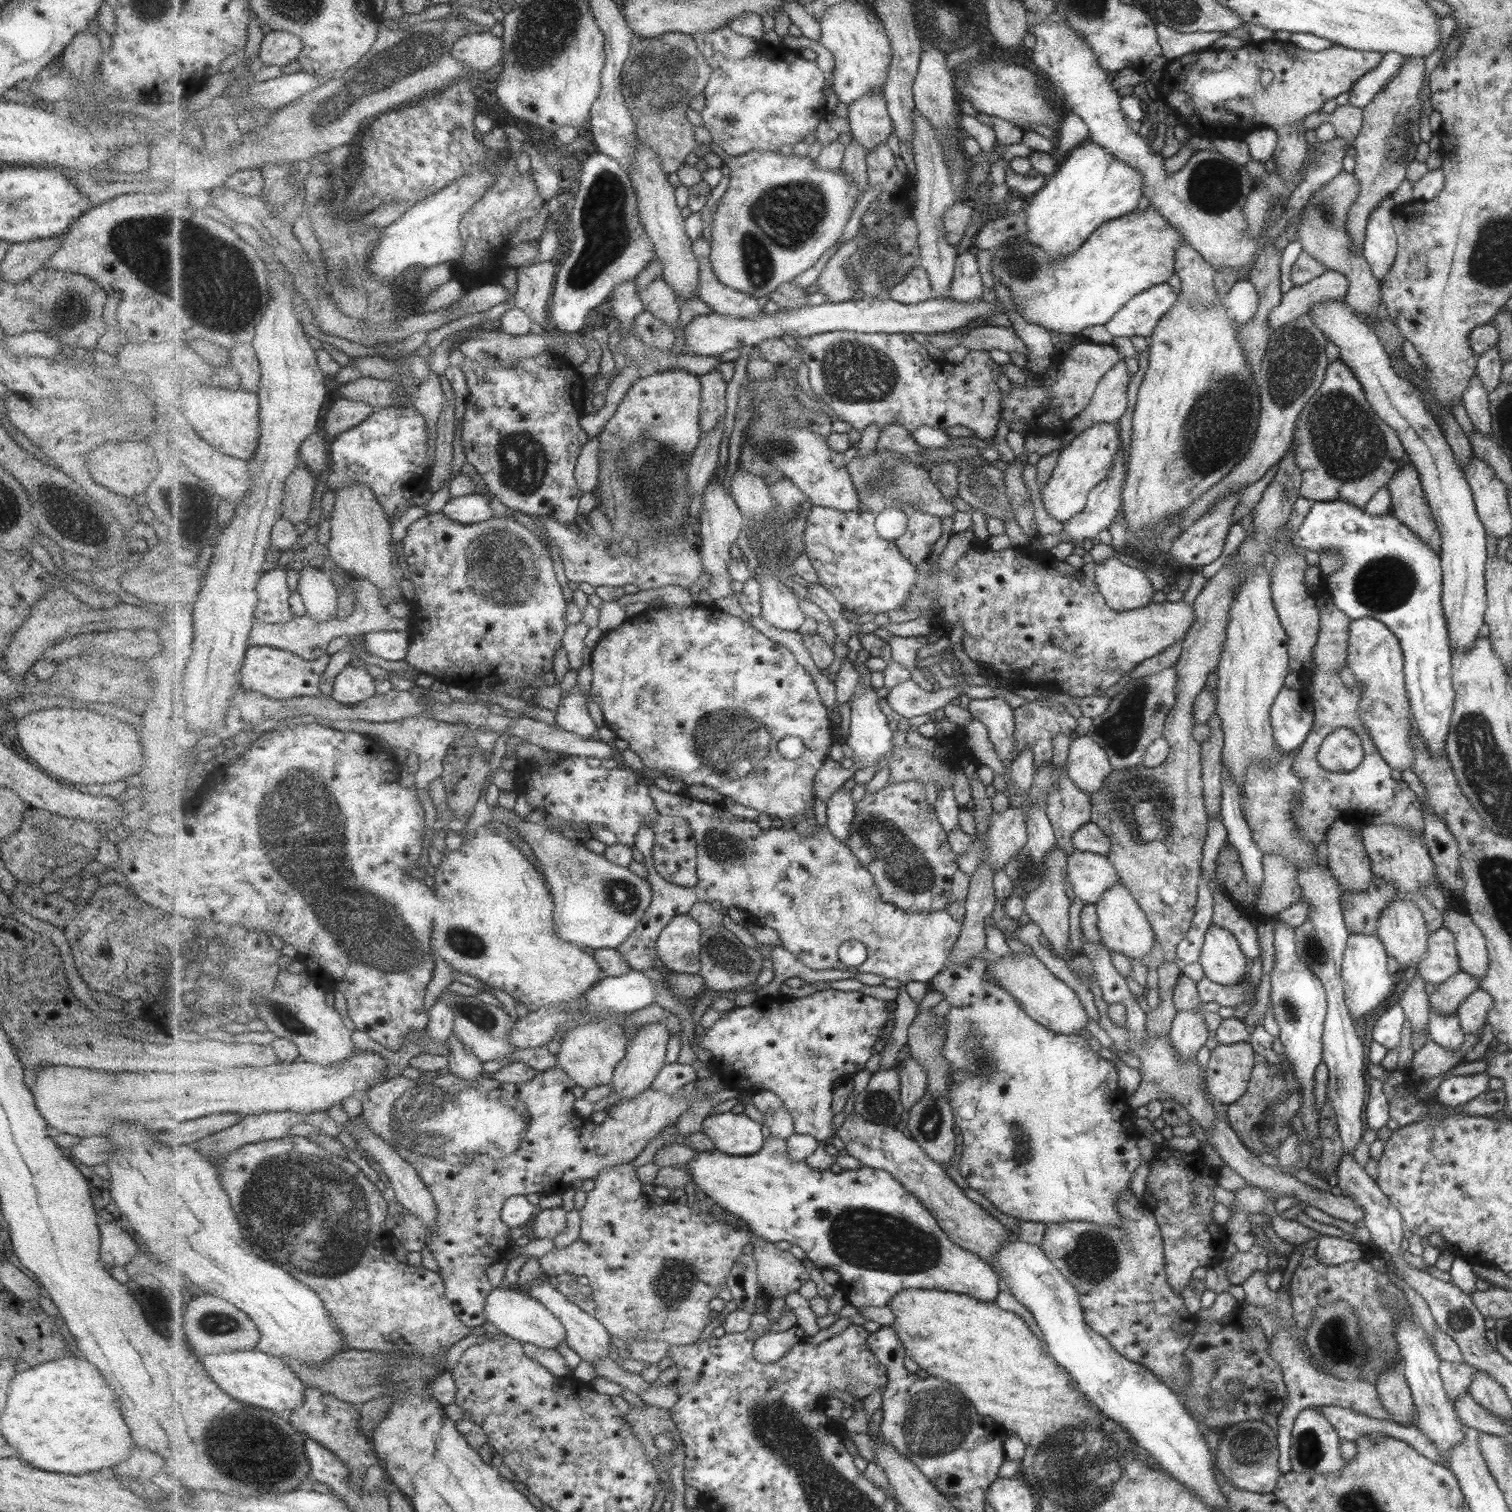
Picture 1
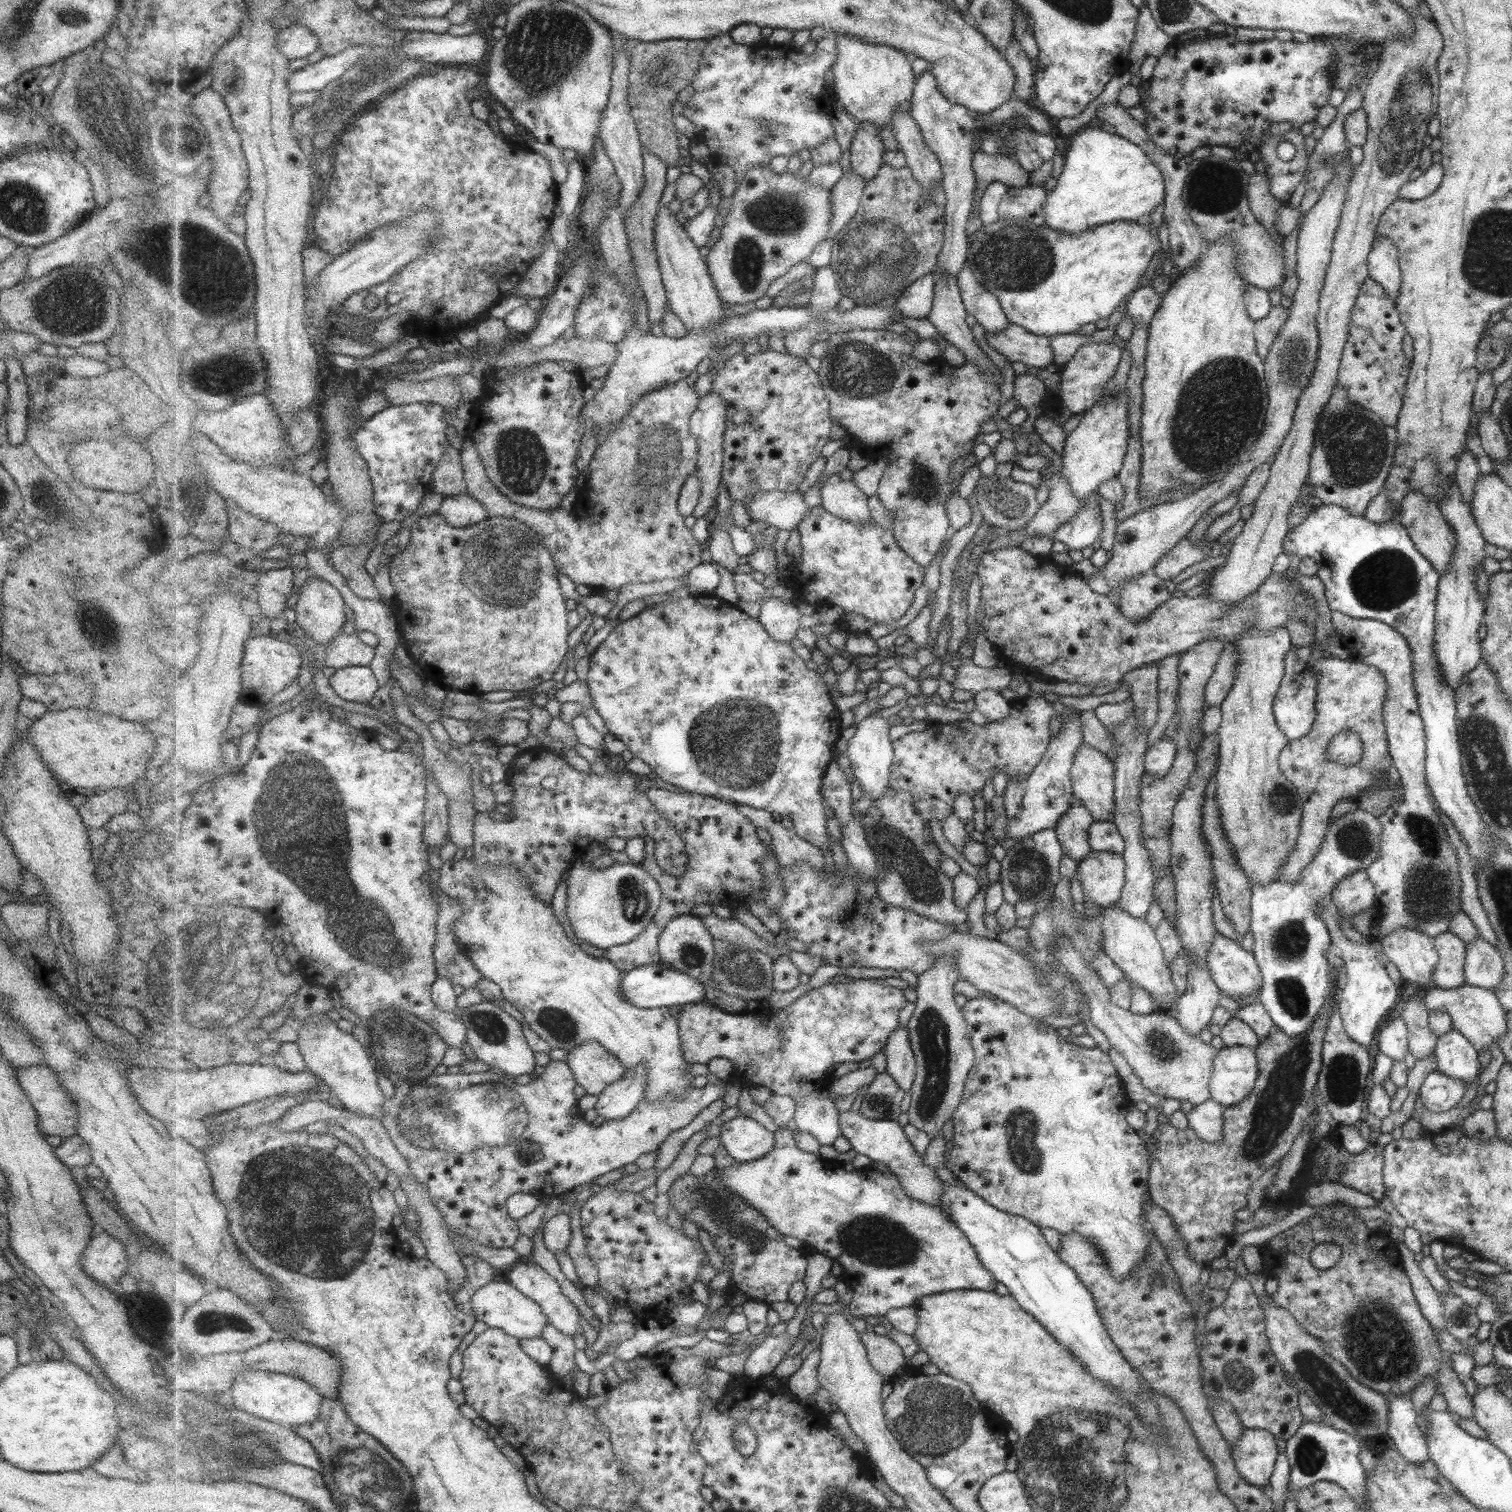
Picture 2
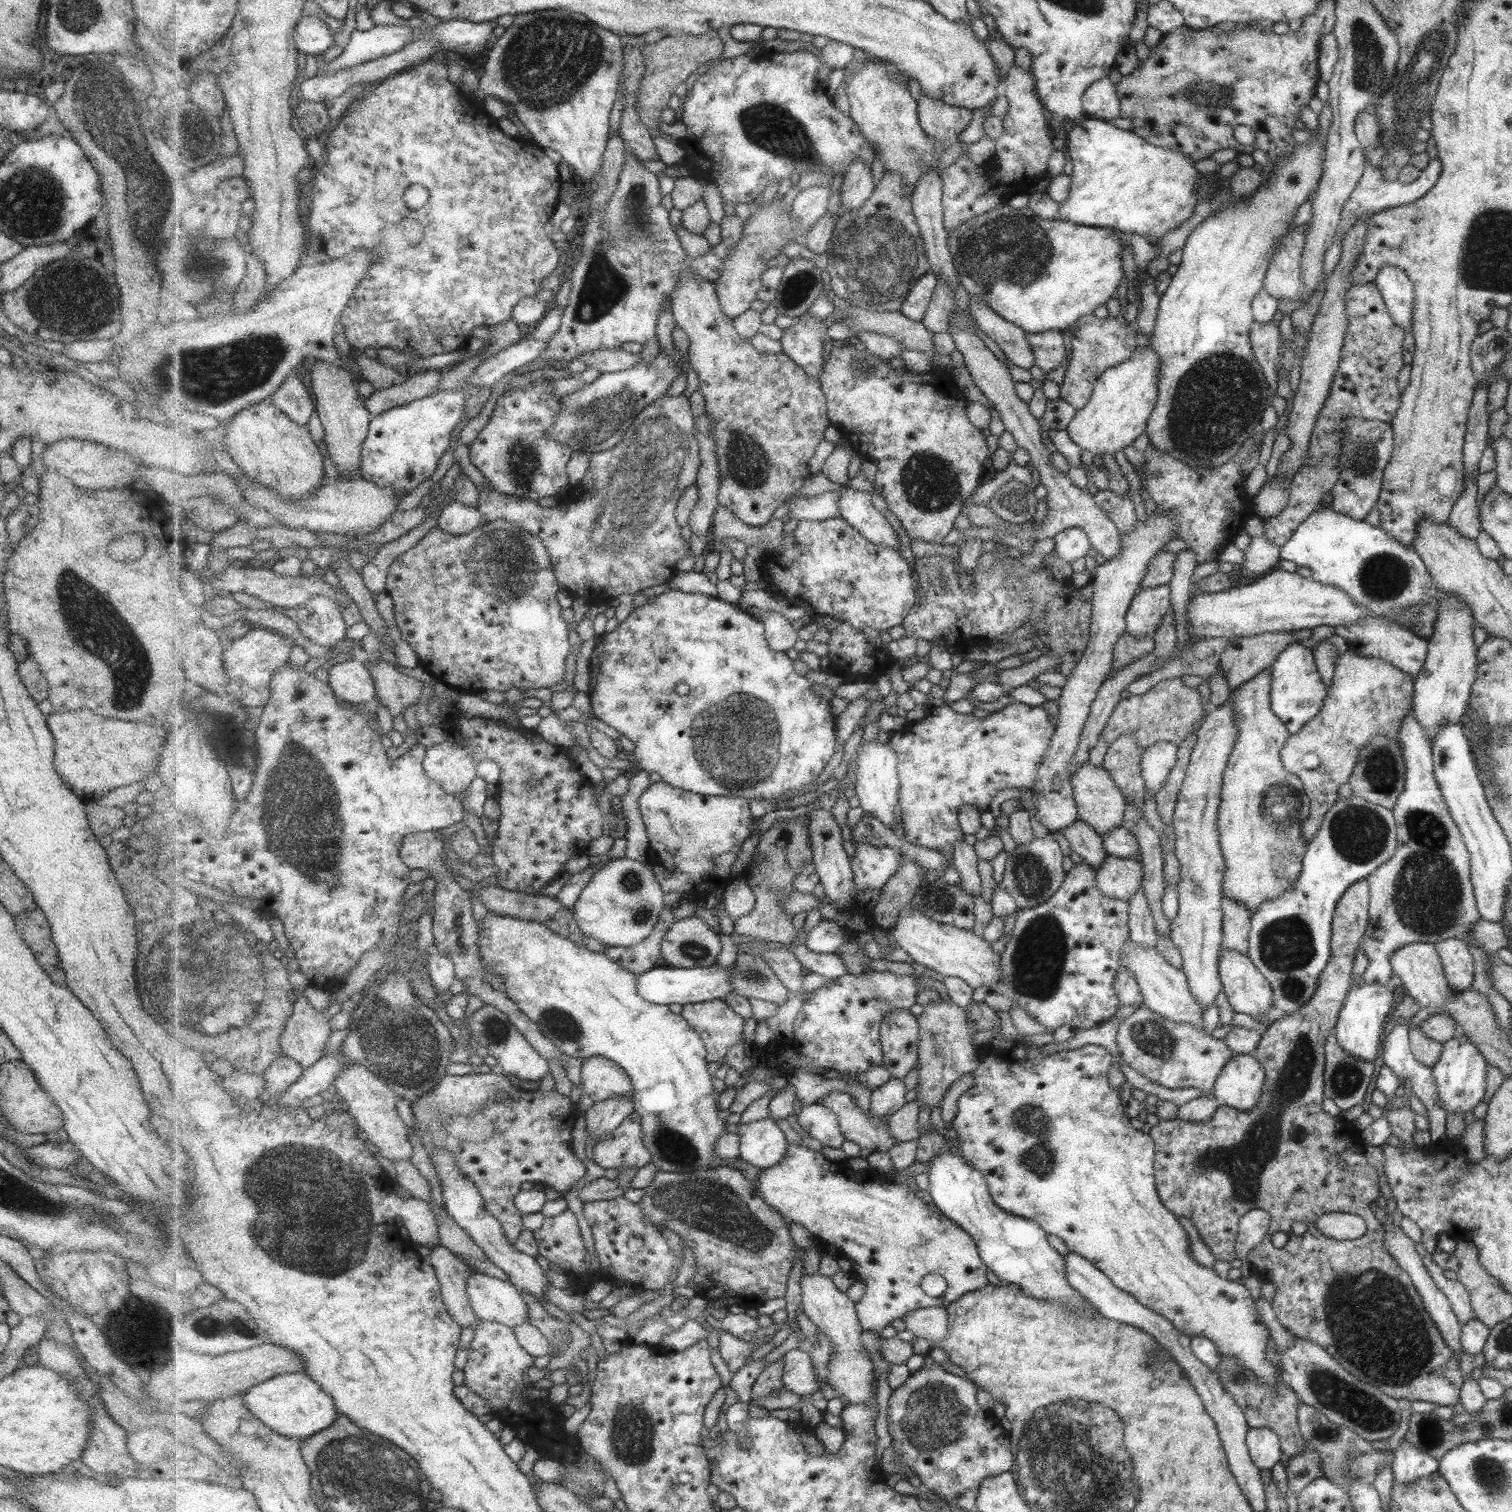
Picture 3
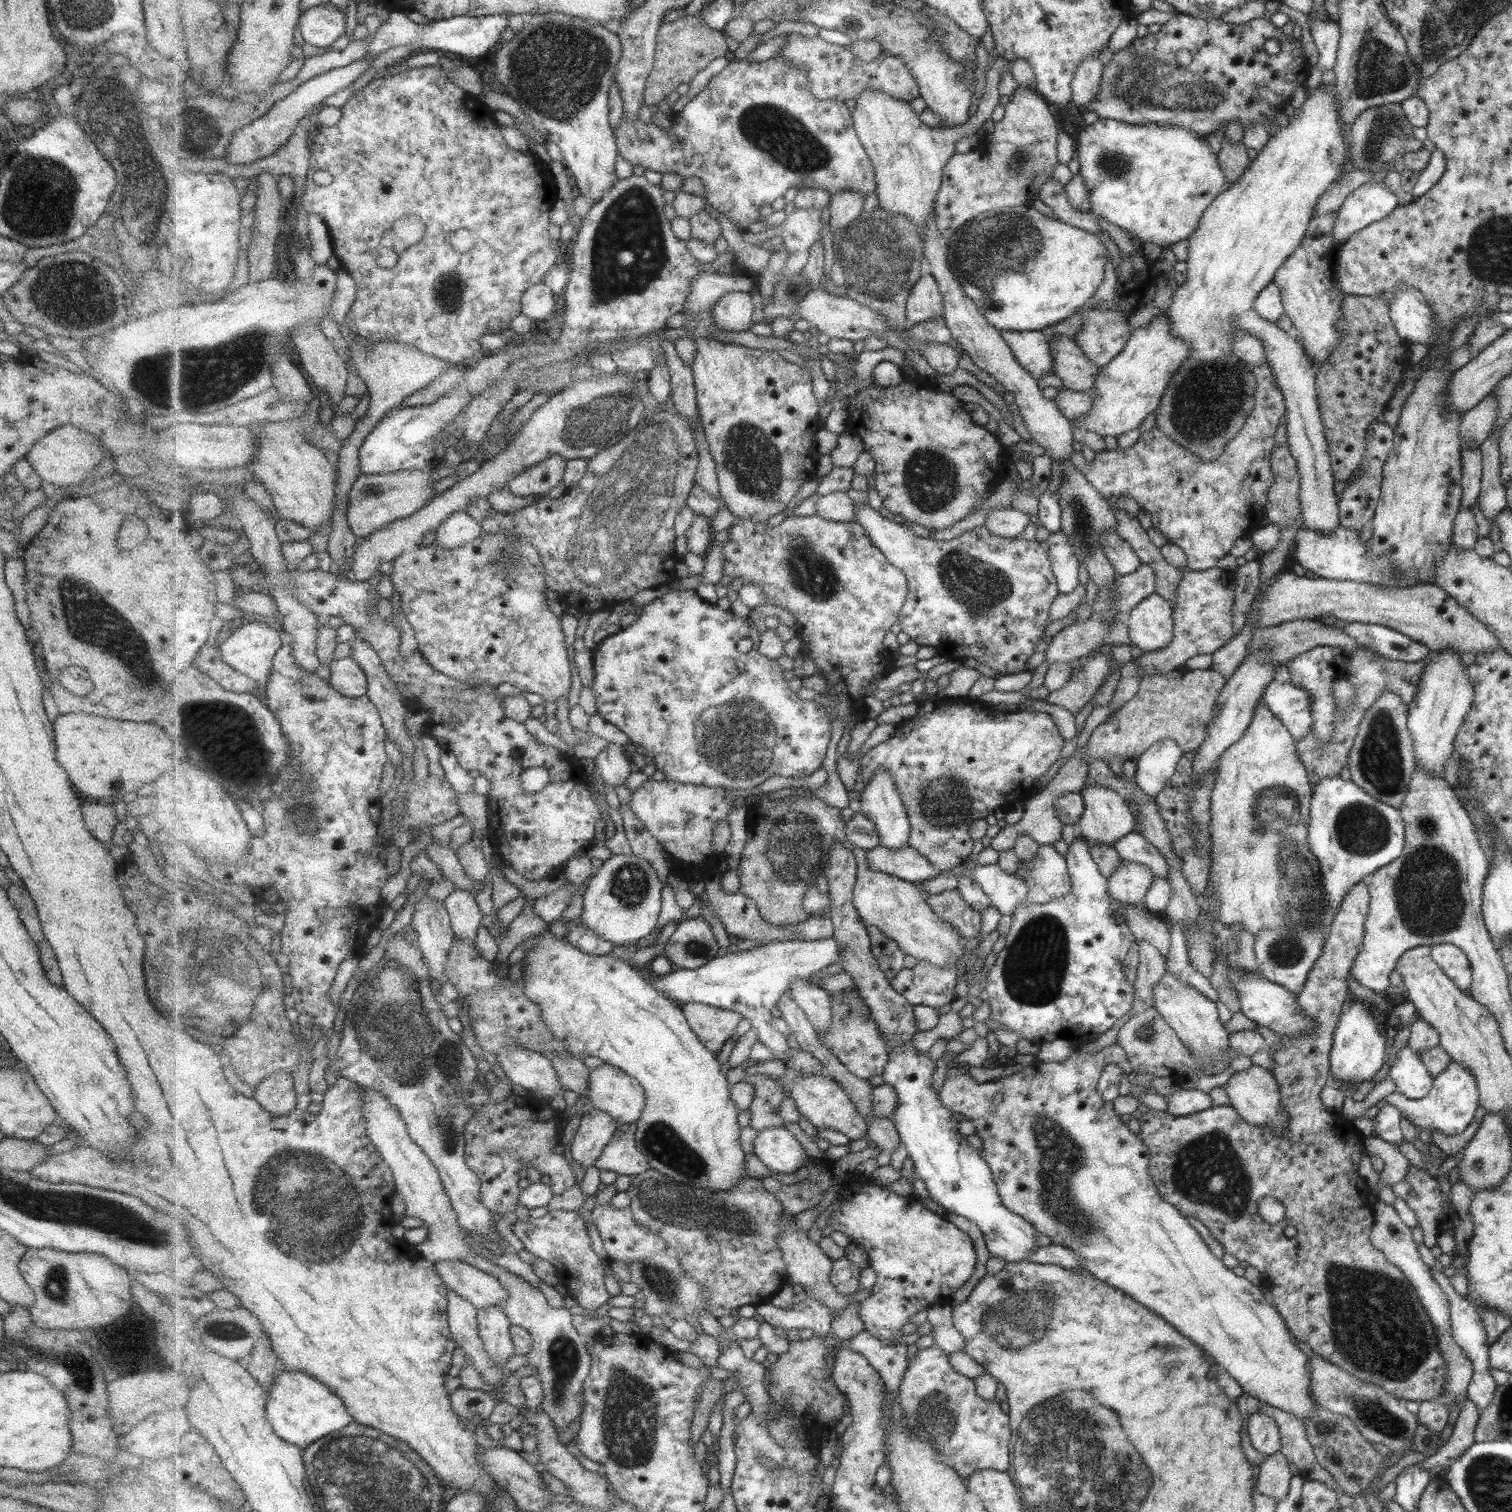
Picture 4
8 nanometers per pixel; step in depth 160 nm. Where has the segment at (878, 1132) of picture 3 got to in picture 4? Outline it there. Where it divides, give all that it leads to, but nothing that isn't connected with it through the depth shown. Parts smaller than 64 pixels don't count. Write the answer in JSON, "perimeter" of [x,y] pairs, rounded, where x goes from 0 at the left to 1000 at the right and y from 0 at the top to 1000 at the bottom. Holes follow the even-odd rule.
{"perimeter":[[[520,704],[519,712],[514,714],[519,718],[520,725],[525,727],[530,738],[540,746],[550,746],[560,750],[563,754],[574,753],[574,743],[567,735],[564,727],[560,723],[559,719],[552,713],[546,711],[528,711],[528,708]]]}

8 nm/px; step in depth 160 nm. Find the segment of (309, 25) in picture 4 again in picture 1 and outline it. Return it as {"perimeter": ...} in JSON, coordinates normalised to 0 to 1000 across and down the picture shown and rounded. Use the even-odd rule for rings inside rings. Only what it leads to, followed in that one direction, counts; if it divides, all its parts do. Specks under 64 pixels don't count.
{"perimeter":[[[179,21],[175,24],[171,40],[175,43],[188,44],[197,40],[200,33],[200,26],[188,21]]]}

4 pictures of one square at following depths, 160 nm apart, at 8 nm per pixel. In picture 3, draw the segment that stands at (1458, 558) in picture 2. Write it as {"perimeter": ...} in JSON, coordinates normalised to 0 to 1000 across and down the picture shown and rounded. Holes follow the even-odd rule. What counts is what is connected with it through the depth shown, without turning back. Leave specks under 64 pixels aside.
{"perimeter":[[[952,392],[951,398],[948,419],[942,423],[944,425],[943,438],[935,450],[935,475],[938,478],[938,480],[941,480],[946,491],[954,480],[966,478],[966,474],[971,467],[973,452],[977,446],[977,429],[973,420],[975,408],[972,402],[958,393]]]}

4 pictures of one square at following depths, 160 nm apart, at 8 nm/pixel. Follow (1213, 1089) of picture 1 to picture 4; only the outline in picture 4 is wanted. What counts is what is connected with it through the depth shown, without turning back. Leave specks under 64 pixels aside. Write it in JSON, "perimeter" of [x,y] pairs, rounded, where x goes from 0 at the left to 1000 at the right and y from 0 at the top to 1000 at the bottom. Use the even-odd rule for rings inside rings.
{"perimeter":[[[828,704],[825,708],[821,708],[821,709],[814,711],[809,719],[812,725],[813,731],[825,743],[835,744],[837,747],[842,748],[844,751],[848,751],[851,748],[853,737],[848,734],[847,722],[846,722],[845,716],[841,709]]]}

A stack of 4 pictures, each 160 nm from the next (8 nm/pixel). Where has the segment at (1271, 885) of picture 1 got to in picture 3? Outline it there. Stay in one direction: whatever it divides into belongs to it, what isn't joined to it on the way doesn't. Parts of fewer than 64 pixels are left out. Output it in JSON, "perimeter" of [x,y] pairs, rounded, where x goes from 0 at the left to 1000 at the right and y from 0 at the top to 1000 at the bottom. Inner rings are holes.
{"perimeter":[[[894,429],[885,432],[882,437],[881,450],[877,456],[876,463],[872,472],[860,483],[851,487],[847,495],[848,507],[854,512],[858,513],[861,517],[864,527],[866,528],[866,538],[861,544],[861,552],[864,558],[867,557],[877,537],[885,528],[884,521],[890,519],[894,513],[898,503],[899,495],[910,485],[915,485],[917,488],[923,487],[930,472],[933,471],[934,459],[935,448],[933,448],[933,446],[920,440],[916,436],[901,435]]]}

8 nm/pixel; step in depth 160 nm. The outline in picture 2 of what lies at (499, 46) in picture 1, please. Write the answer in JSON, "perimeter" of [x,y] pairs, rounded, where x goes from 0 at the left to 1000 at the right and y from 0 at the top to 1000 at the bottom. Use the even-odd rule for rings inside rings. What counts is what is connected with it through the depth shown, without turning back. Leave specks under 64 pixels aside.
{"perimeter":[[[270,21],[265,28],[266,35],[283,42],[308,44],[317,42],[323,34],[322,25],[312,22],[309,24],[286,22],[286,21]]]}

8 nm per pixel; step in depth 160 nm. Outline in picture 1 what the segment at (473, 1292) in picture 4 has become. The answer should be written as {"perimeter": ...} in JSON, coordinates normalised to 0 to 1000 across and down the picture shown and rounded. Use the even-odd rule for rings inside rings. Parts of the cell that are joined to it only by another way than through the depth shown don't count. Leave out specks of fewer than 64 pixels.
{"perimeter":[[[341,851],[327,853],[322,858],[321,868],[322,874],[343,888],[354,889],[358,892],[368,894],[370,890],[376,889],[373,876],[356,859],[353,858],[347,853]]]}

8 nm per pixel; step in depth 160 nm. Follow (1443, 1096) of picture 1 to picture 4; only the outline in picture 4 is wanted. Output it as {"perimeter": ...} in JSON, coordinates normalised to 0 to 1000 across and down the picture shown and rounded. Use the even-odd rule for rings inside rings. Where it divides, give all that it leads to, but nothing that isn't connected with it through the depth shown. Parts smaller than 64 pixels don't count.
{"perimeter":[[[927,691],[923,697],[923,701],[921,701],[921,705],[919,706],[918,712],[923,717],[923,722],[928,724],[931,727],[941,726],[946,720],[947,712],[943,709],[942,705],[940,703],[938,698],[935,697],[935,695],[932,693],[932,691]]]}

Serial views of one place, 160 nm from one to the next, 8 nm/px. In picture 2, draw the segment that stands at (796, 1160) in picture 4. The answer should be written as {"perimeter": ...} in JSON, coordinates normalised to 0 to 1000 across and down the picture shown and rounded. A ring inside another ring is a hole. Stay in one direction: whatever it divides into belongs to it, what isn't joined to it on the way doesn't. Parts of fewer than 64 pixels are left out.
{"perimeter":[[[488,737],[476,743],[476,753],[483,764],[487,768],[501,768],[513,758],[512,748],[494,737]]]}

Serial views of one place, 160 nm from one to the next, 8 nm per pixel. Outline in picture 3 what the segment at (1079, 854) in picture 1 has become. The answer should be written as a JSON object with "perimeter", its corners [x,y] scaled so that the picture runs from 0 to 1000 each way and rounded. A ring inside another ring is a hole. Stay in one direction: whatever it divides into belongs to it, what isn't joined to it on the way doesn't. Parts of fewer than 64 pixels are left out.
{"perimeter":[[[732,565],[724,575],[724,585],[734,595],[745,596],[749,593],[755,582],[755,571],[749,567],[739,567]]]}

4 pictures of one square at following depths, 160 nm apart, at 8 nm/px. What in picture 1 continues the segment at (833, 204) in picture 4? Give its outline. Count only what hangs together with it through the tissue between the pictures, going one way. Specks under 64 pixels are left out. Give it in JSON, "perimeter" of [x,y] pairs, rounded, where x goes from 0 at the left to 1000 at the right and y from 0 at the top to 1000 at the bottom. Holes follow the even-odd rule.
{"perimeter":[[[573,62],[561,71],[564,91],[575,100],[586,95],[588,89],[593,86],[591,78],[588,77],[585,62]]]}

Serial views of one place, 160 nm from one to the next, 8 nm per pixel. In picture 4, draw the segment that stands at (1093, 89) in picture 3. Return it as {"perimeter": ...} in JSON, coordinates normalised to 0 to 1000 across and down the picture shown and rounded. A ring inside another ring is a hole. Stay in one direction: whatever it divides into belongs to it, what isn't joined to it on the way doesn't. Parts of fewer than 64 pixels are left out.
{"perimeter":[[[724,37],[717,38],[710,47],[708,59],[710,60],[710,69],[714,72],[718,72],[727,63],[727,55],[729,50],[729,42]]]}

